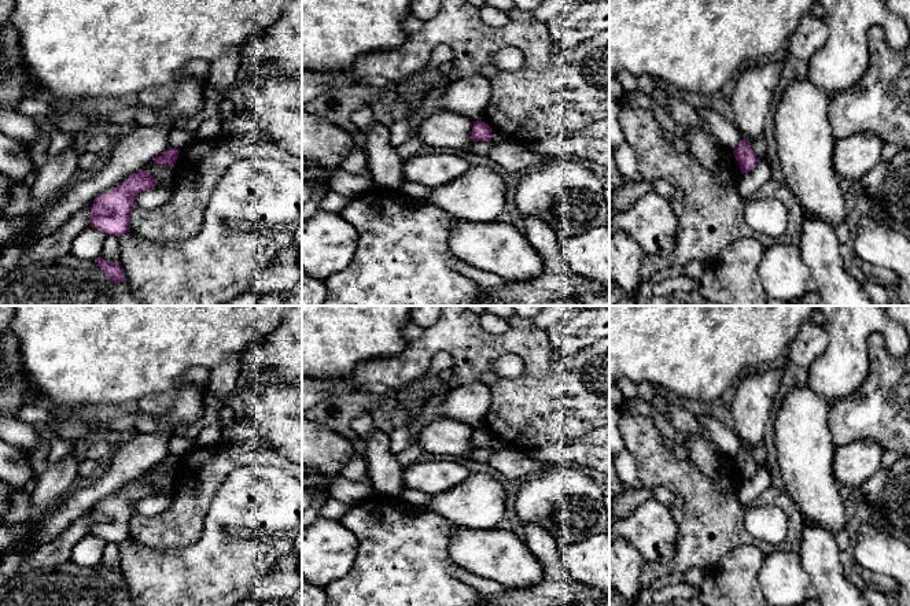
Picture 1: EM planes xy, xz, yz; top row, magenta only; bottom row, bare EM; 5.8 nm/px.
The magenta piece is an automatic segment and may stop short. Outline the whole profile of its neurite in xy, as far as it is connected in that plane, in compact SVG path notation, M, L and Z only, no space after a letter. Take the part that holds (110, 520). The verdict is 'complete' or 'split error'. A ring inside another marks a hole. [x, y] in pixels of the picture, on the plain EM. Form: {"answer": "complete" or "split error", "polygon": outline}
{"answer": "complete", "polygon": "M140 477L128 484L122 492L99 502L91 514L91 533L117 544L130 539L135 503L154 496L155 492L155 485L148 478Z"}

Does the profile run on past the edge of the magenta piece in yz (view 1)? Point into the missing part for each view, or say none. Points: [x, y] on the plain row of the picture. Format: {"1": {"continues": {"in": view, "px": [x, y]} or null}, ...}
{"1": {"continues": null}}

